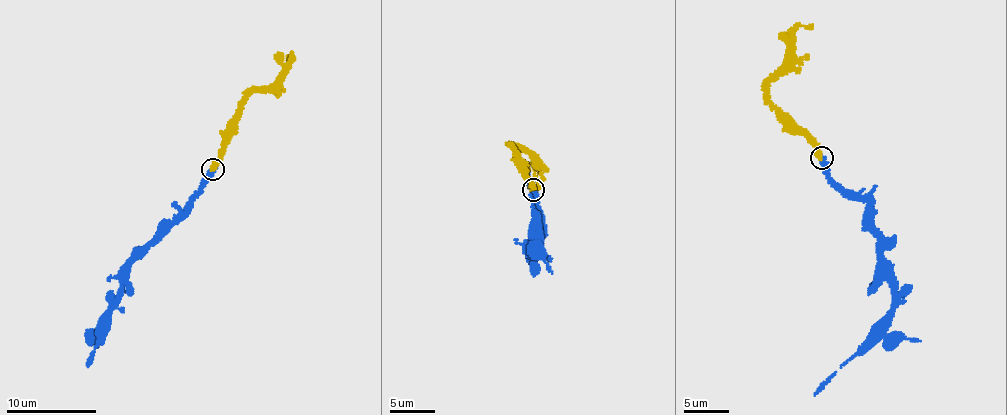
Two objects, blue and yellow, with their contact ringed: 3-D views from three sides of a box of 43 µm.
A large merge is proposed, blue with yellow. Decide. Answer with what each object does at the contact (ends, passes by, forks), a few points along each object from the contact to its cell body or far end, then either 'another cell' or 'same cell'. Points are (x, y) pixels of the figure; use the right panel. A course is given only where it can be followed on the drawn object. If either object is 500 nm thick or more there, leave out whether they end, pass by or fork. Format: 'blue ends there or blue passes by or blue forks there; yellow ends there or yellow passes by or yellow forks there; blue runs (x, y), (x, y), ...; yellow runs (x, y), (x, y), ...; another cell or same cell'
blue passes by; yellow ends there; blue runs (822, 157), (832, 181), (866, 201), (893, 303), (877, 338), (841, 367), (814, 395); yellow runs (820, 157), (771, 101), (768, 87), (775, 79), (791, 32), (799, 25), (812, 24); same cell

